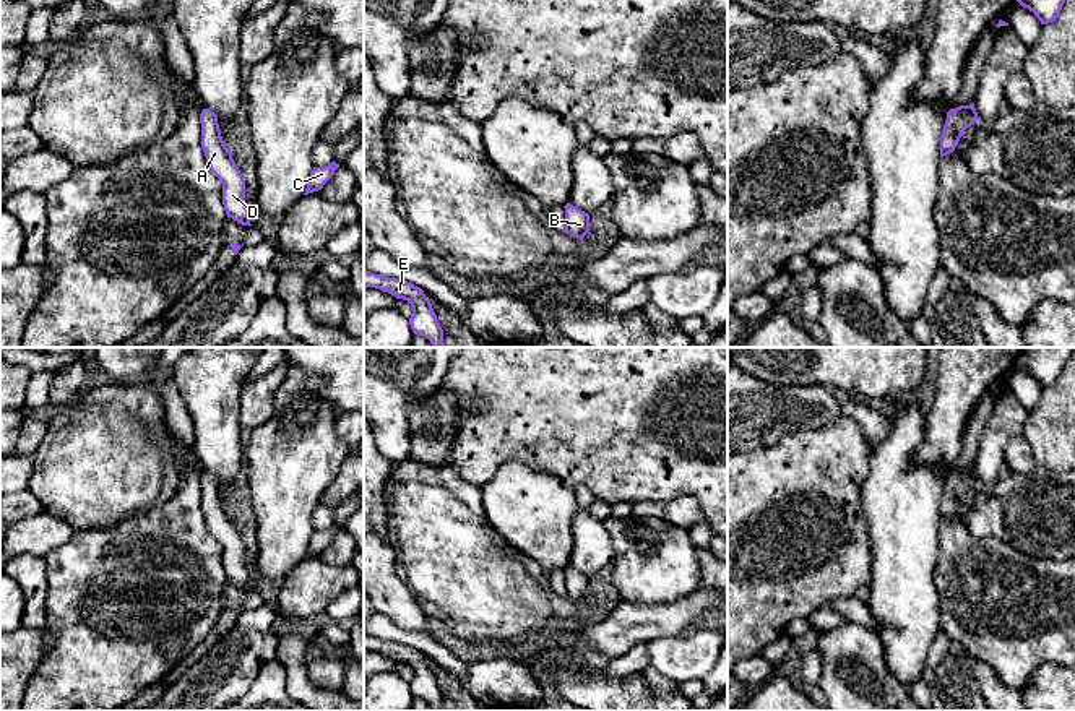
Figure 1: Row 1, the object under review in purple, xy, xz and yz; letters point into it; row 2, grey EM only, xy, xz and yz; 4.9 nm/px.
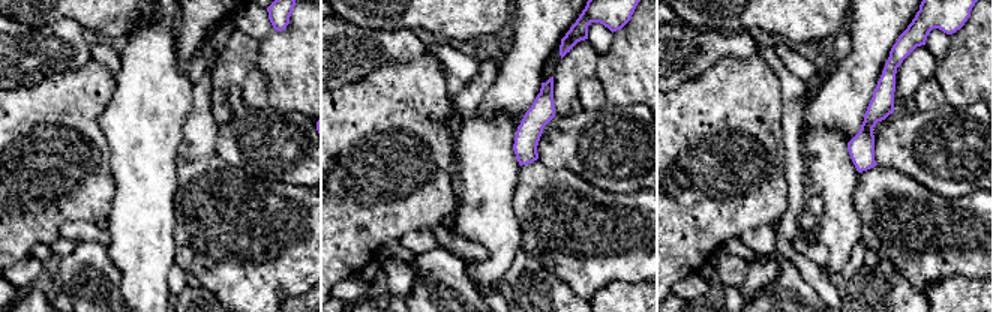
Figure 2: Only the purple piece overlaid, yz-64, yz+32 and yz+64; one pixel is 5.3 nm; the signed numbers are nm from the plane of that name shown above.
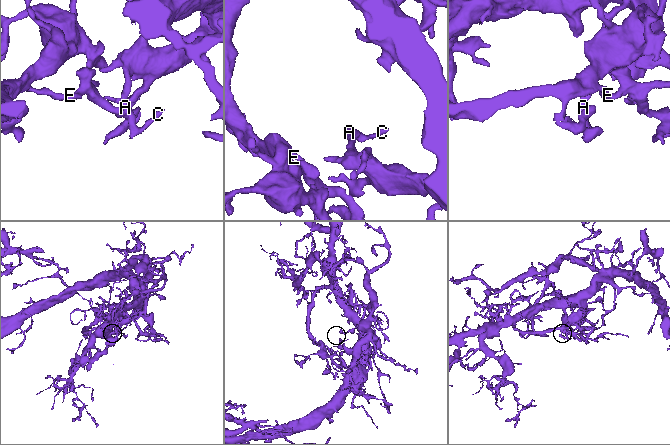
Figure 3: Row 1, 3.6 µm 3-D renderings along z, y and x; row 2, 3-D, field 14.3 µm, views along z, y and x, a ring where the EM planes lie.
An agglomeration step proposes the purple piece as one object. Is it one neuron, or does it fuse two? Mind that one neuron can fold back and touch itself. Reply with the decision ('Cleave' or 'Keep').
Keep

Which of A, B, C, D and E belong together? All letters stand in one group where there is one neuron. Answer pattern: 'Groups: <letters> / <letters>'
Groups: A B C D E

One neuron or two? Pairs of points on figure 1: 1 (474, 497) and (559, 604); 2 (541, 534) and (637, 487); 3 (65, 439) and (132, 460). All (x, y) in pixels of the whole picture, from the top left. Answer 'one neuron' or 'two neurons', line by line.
1: one neuron
2: two neurons
3: one neuron

